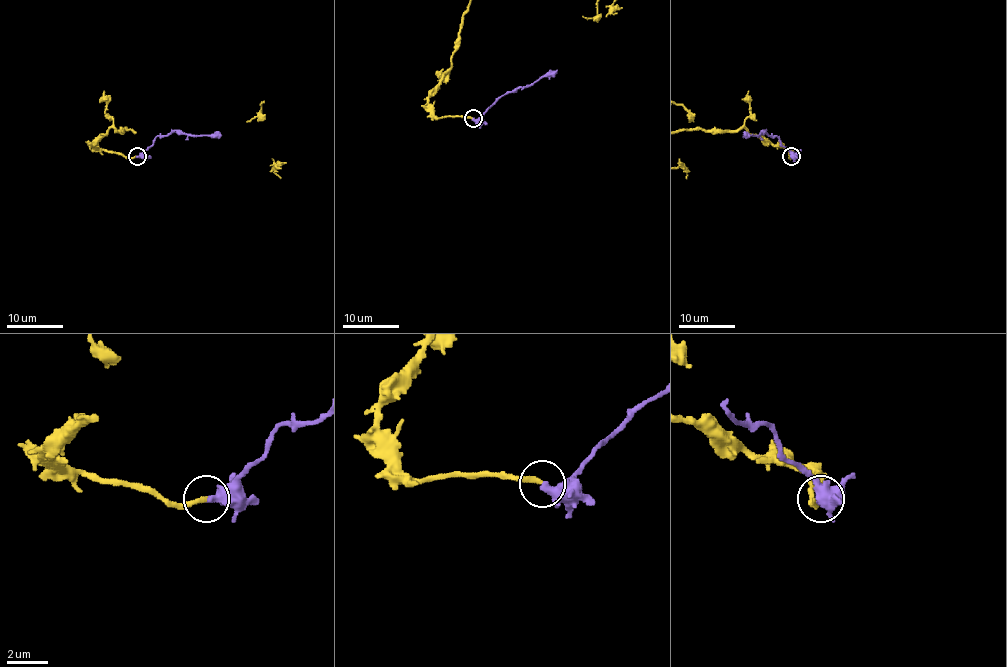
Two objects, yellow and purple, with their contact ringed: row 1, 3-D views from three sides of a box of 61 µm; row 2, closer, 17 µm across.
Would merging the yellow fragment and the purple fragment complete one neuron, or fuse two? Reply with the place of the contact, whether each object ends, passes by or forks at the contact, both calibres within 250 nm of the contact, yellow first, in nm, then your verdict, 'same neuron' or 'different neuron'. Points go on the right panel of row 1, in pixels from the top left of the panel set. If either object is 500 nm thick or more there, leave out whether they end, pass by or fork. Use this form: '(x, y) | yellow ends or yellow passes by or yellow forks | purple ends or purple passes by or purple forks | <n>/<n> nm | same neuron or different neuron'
(791, 156) | yellow ends | purple passes by | 240/300 nm | same neuron

